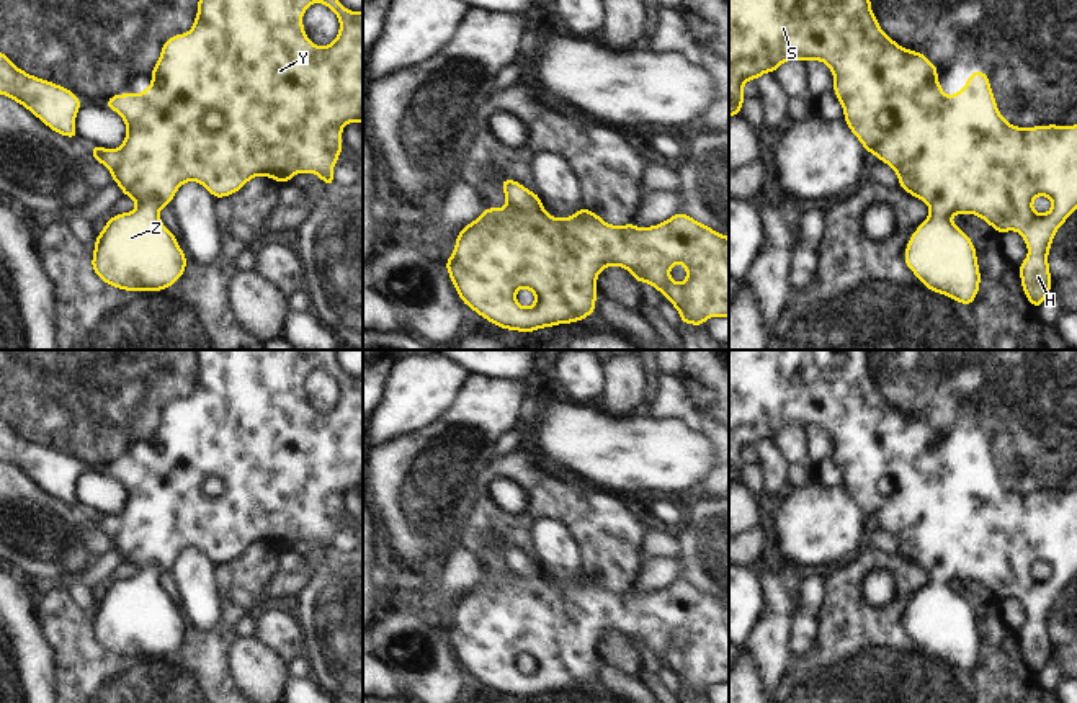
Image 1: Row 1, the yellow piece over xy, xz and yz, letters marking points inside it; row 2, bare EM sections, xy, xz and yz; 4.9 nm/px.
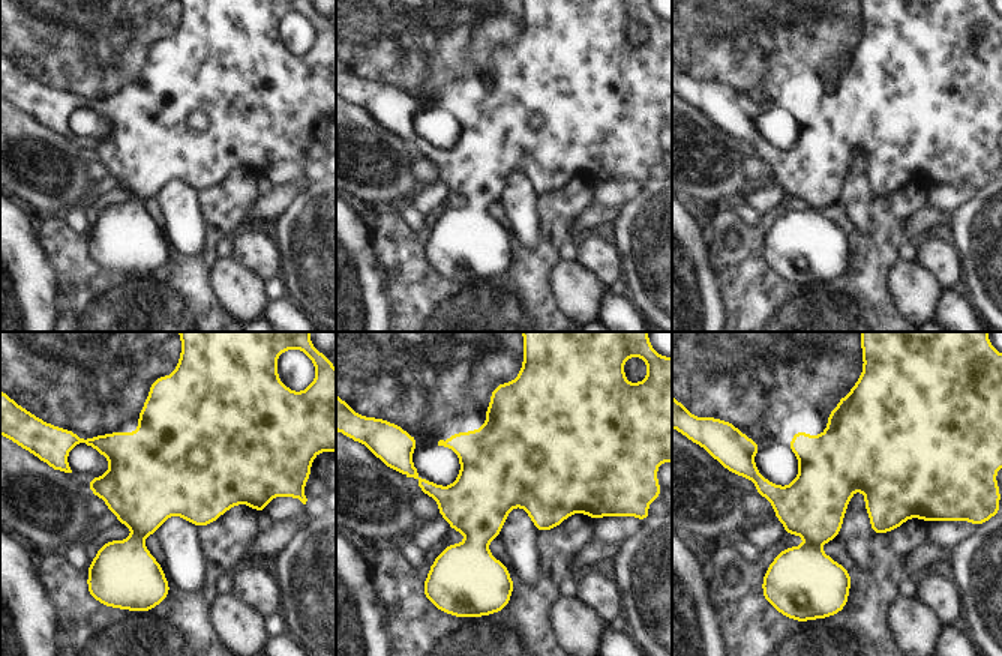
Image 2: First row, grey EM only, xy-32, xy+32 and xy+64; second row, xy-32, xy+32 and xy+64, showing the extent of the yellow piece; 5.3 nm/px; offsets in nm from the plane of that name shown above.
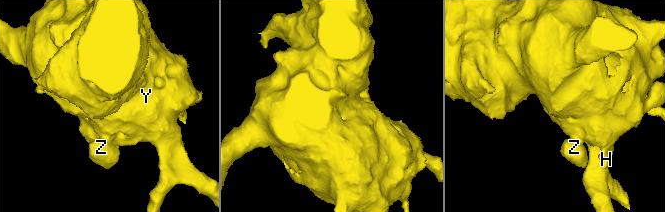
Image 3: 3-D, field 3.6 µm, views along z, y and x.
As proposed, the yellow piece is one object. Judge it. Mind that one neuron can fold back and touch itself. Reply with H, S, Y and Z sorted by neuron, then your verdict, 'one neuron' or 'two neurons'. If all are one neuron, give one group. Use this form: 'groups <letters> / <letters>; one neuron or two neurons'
groups H S Y Z; one neuron

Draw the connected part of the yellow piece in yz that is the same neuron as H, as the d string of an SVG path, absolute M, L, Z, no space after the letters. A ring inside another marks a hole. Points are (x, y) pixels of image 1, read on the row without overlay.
M729 350L729 484L740 482L742 471L747 466L744 459L744 450L749 446L758 446L765 438L775 440L786 427L820 427L824 428L833 441L833 461L843 474L843 489L856 502L860 510L865 513L866 520L874 520L878 528L889 531L897 544L899 554L907 557L914 564L920 564L928 574L928 584L910 600L909 610L904 616L904 629L917 643L917 646L932 659L940 659L963 672L969 672L976 667L981 654L981 634L977 631L977 618L974 608L969 602L951 589L954 580L976 580L985 587L999 600L1008 597L1017 597L1028 615L1026 625L1018 631L1020 649L1026 667L1039 675L1046 667L1049 657L1052 656L1052 643L1049 639L1049 615L1052 605L1059 593L1070 584L1077 575L1077 490L1061 492L1061 490L1044 490L1020 494L1012 492L999 477L994 458L990 454L990 446L985 437L972 437L963 456L956 456L953 463L946 463L938 448L938 433L923 420L897 410L892 404L886 402L876 381L871 378L869 350ZM1036 562L1046 562L1051 566L1052 574L1038 580L1033 575L1033 566Z

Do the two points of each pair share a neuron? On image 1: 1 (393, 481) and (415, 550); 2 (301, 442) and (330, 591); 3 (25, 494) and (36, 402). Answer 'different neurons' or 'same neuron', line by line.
1: same neuron
2: different neurons
3: different neurons

